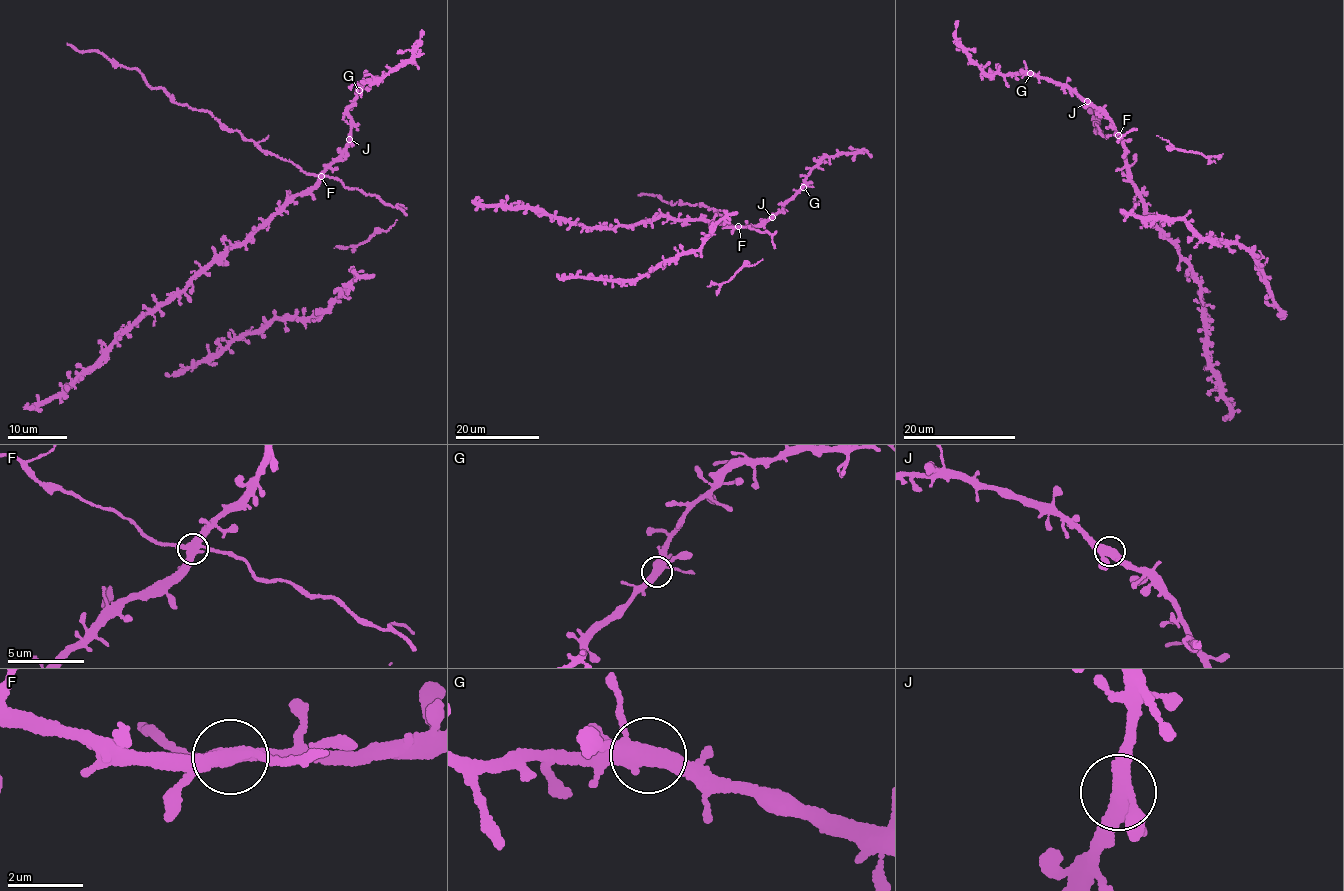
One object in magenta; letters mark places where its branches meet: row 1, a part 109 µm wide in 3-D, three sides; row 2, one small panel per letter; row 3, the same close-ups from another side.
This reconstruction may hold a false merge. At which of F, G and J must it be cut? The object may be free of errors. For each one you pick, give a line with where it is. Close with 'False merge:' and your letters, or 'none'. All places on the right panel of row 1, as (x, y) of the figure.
F: Place: (1118, 135)
False merge: F

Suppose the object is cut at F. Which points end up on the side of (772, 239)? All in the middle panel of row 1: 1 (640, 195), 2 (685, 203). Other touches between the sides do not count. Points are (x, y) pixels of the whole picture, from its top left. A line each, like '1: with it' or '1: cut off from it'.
1: with it
2: with it

